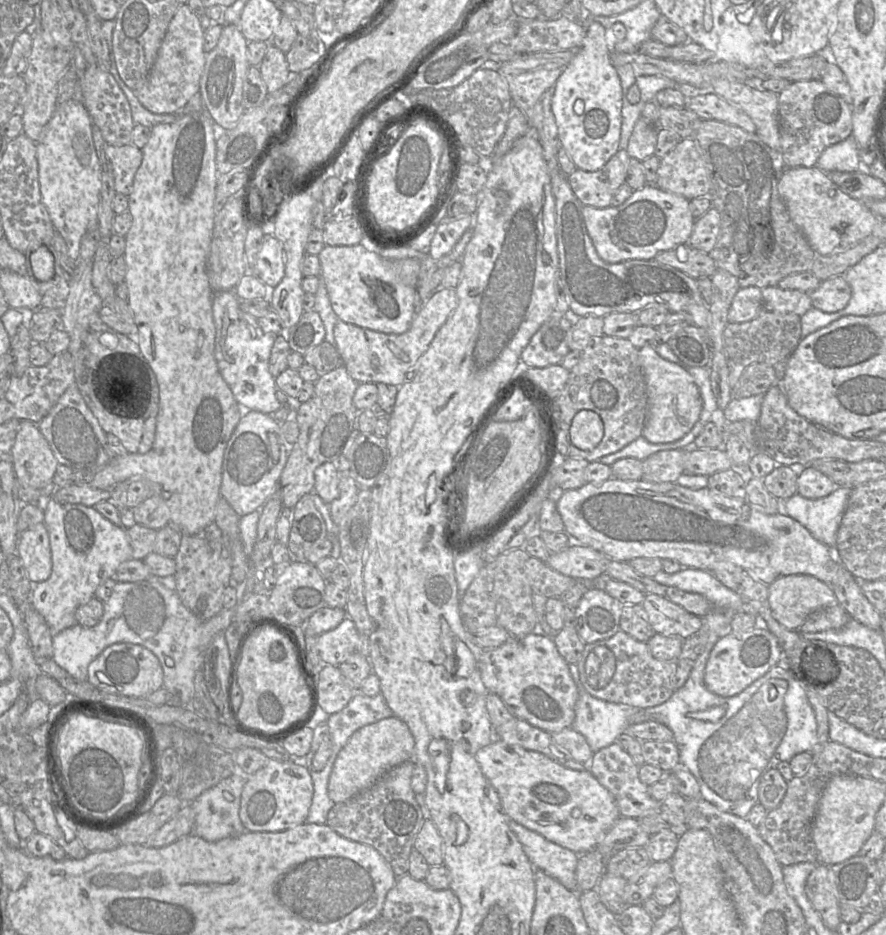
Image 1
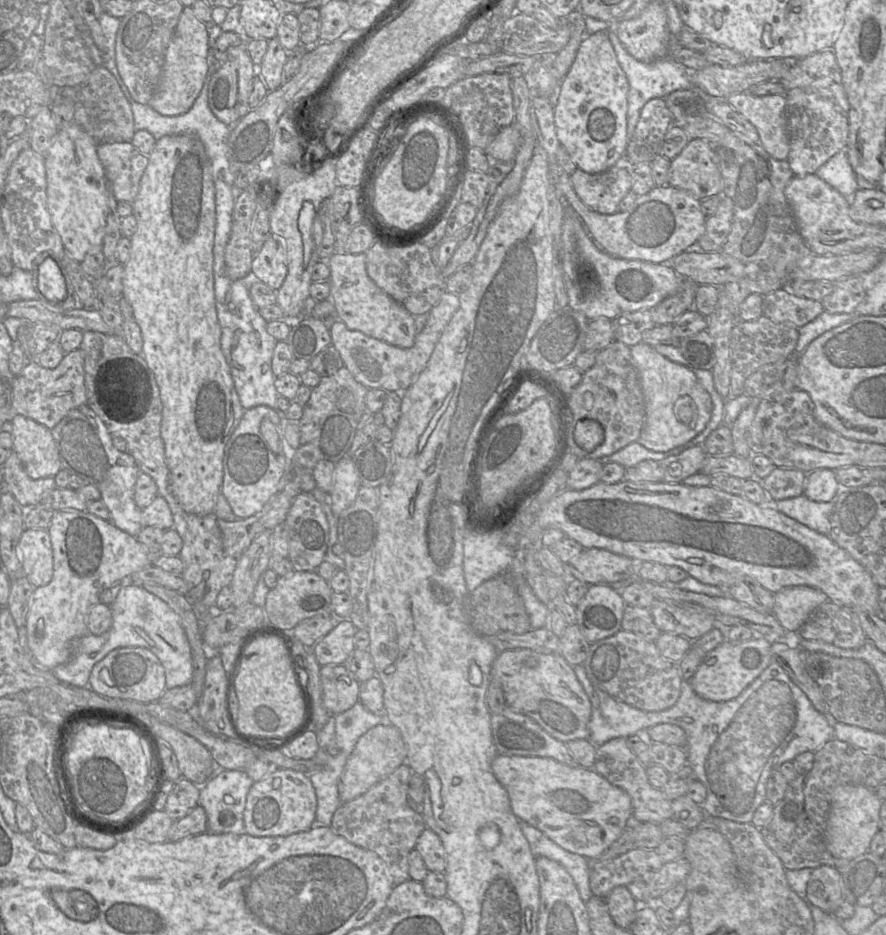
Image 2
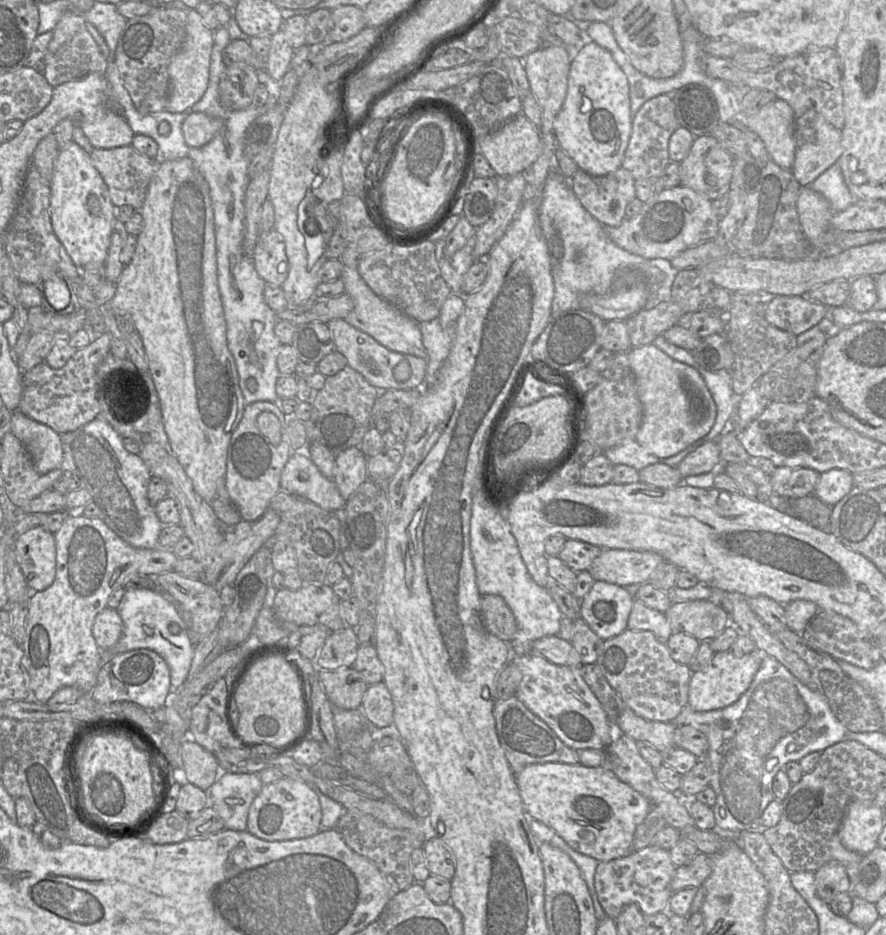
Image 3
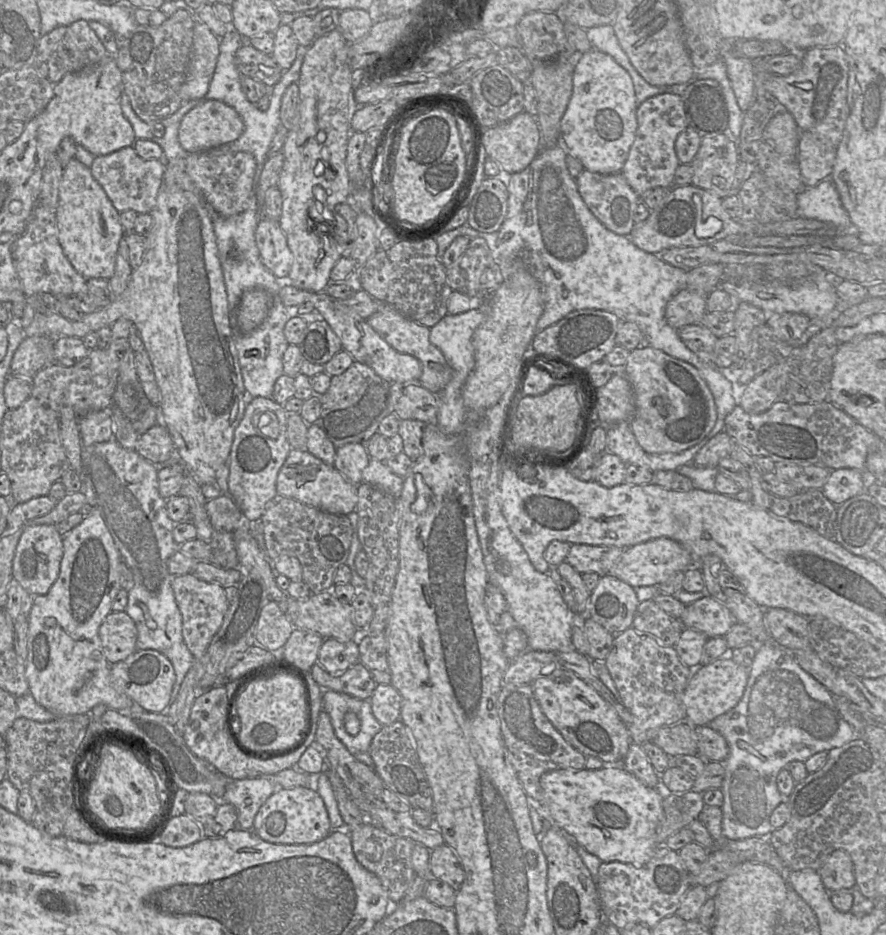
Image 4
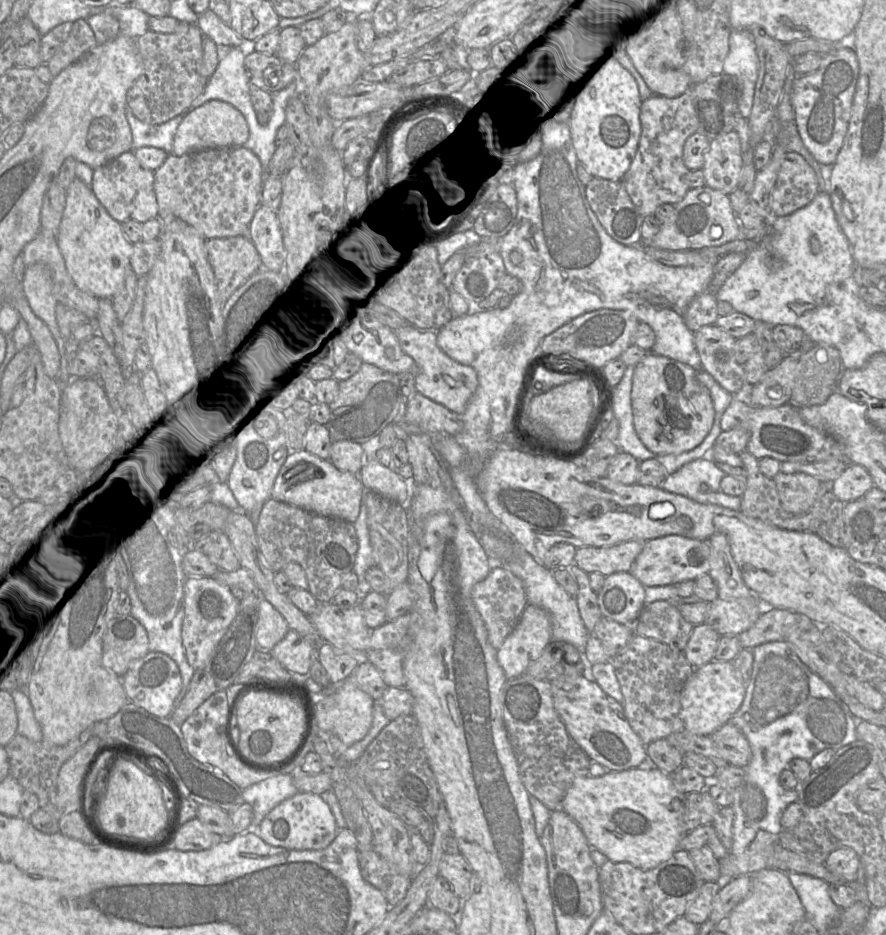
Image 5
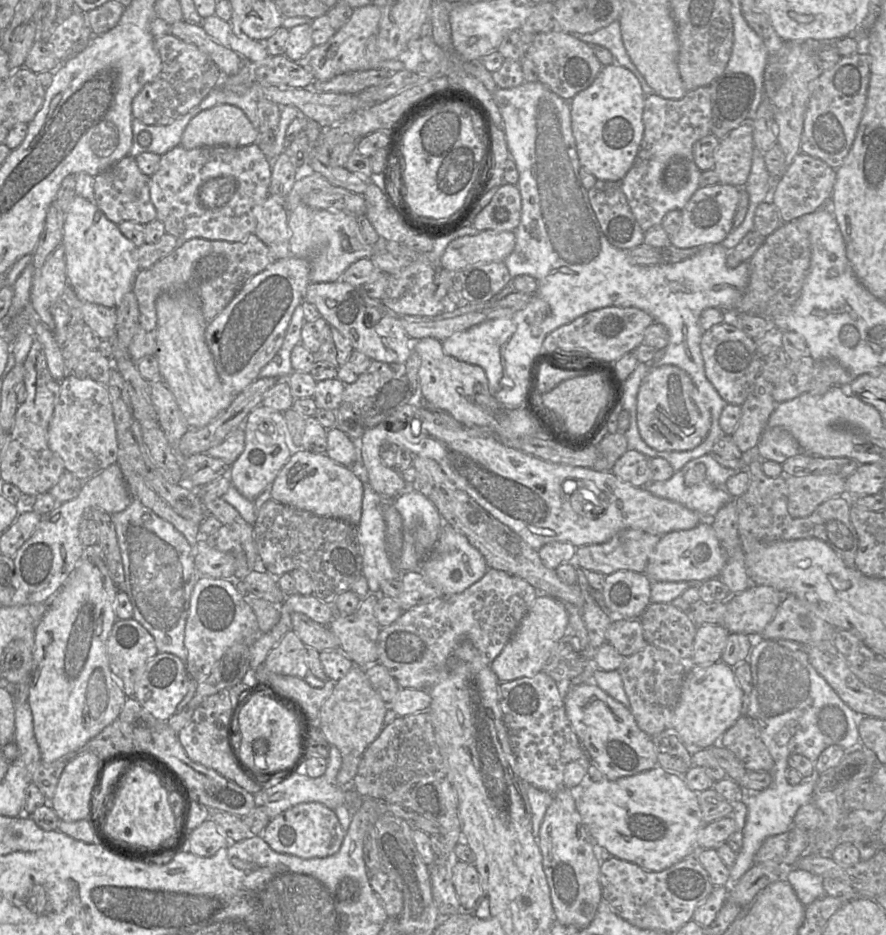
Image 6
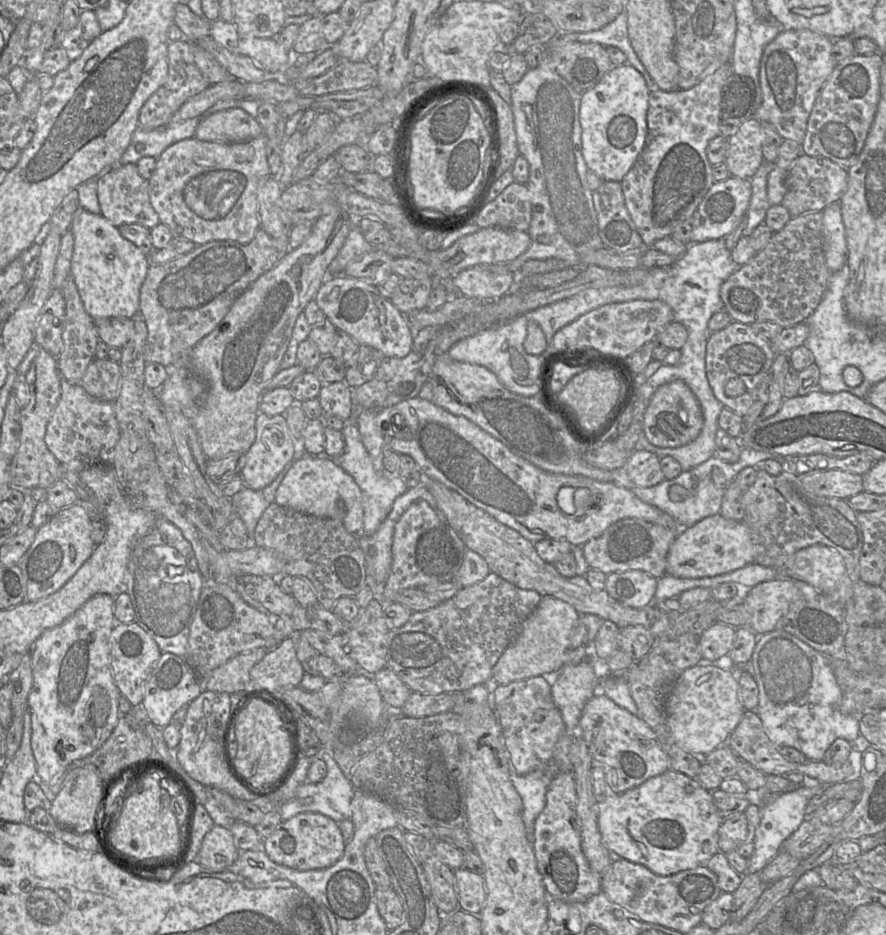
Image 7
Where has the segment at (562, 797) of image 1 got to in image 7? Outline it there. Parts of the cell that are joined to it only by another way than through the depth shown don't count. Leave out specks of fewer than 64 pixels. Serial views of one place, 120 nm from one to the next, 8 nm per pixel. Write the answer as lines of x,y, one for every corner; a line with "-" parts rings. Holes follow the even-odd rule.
668,769
624,793
608,793
599,799
598,805
598,825
603,843
609,851
616,852
633,863
642,864
661,876
669,876
705,865
714,854
720,851
718,828
723,821
714,805
711,792
701,787
696,779
-
686,785
691,785
693,792
687,793

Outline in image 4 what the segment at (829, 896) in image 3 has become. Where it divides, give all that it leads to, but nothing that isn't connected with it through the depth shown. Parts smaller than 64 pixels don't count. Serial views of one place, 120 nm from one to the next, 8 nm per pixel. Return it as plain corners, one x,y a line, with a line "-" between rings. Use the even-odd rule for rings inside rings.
841,849
832,852
817,872
829,892
851,890
856,883
852,859

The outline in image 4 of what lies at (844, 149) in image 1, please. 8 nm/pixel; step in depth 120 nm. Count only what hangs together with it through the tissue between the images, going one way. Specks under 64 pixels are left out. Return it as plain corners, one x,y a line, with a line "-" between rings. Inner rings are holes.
830,178
797,194
797,217
832,224
837,233
855,233
839,193

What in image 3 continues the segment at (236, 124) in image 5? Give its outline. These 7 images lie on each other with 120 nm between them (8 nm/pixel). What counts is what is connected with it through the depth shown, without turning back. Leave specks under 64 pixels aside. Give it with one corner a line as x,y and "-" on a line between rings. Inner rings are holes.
201,112
189,114
182,124
184,140
192,148
206,145
223,128
224,121
220,117
209,116

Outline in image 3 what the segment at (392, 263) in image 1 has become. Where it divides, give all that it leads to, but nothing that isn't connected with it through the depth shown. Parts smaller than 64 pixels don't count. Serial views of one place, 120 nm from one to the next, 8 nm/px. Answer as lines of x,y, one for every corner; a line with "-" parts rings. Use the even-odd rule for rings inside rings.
344,266
340,279
344,283
345,293
351,297
354,303
353,310
345,317
346,322
369,334
389,350
428,359
419,323
375,294
360,276
357,268

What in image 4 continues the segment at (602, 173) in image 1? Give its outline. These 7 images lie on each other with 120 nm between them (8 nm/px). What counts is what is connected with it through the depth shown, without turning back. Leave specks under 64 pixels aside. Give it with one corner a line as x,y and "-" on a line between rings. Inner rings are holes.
584,169
576,178
576,184
582,200
601,224
618,235
630,235
635,226
634,212
640,203
640,196
629,186
621,173
602,175

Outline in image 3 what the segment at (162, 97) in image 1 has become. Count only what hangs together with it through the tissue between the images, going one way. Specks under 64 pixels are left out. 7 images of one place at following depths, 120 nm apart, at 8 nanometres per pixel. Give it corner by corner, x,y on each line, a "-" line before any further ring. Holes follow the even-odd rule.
196,10
187,12
186,38
179,52
171,59
168,67
170,94
166,111
181,113
190,109
204,95
209,83
211,52
214,44
214,31
202,21

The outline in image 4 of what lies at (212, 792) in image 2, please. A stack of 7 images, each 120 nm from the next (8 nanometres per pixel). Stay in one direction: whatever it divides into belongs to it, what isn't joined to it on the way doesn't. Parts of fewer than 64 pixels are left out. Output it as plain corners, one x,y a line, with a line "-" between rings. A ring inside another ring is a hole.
270,778
229,781
221,801
232,804
236,808
235,829
253,830
257,812
277,789
277,785

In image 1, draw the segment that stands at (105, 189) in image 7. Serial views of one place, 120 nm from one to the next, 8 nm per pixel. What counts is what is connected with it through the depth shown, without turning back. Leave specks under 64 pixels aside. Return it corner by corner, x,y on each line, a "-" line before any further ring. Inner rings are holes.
132,143
122,146
107,144
106,154
113,168
116,193
129,196
132,191
134,176
142,163
142,150

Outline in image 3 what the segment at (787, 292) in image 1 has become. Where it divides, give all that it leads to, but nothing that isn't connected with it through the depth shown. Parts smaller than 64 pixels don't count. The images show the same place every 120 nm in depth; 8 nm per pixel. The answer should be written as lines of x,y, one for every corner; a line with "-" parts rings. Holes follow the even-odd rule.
776,295
768,297
764,318
771,325
798,336
817,325
827,312
827,306
806,296

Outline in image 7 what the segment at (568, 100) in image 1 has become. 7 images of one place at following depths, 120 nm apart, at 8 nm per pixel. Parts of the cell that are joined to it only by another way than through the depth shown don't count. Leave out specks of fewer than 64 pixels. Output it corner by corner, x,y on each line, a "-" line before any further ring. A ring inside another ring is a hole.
630,64
613,66
593,88
582,93
579,108
582,155
587,168
602,181
621,182
643,150
648,132
649,94
643,75

